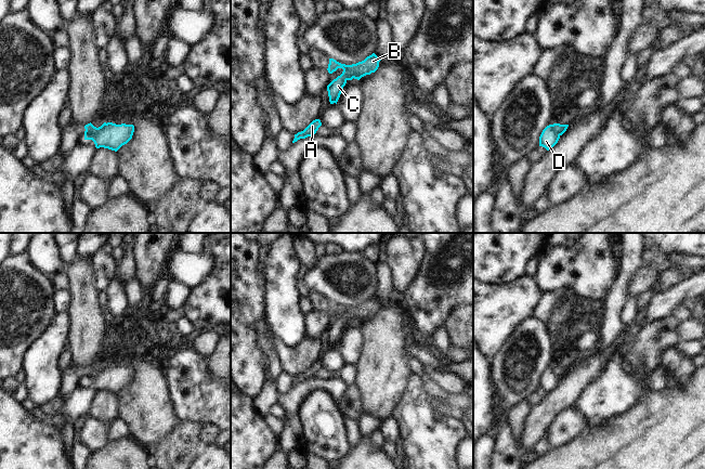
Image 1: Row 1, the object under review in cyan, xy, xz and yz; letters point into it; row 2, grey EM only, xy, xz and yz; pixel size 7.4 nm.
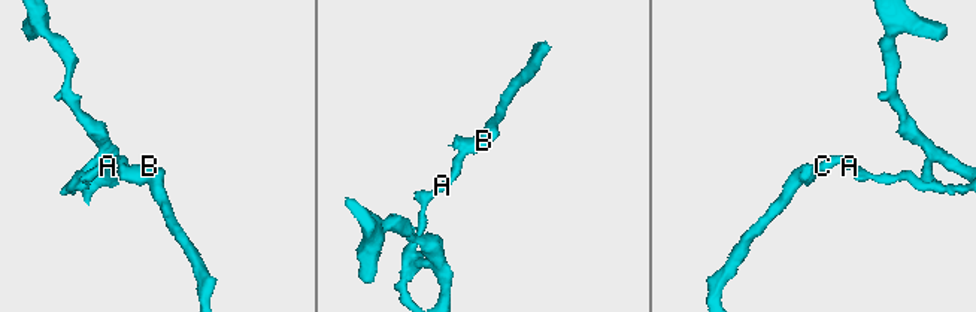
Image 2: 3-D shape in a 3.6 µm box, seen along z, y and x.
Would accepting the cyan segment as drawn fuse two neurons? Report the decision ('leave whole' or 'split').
split

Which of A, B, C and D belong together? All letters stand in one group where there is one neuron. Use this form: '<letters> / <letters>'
A C / B D

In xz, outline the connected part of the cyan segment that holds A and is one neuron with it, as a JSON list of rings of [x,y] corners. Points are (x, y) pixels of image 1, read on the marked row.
[[[319,119],[313,120],[303,131],[295,134],[295,139],[292,143],[297,142],[300,139],[305,139],[308,136],[314,135],[321,126],[322,126],[322,122]]]

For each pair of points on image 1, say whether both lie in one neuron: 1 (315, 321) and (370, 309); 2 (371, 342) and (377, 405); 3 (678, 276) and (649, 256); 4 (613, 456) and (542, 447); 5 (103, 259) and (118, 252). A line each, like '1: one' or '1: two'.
1: one
2: one
3: two
4: two
5: two

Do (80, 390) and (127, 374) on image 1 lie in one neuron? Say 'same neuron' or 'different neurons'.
different neurons

